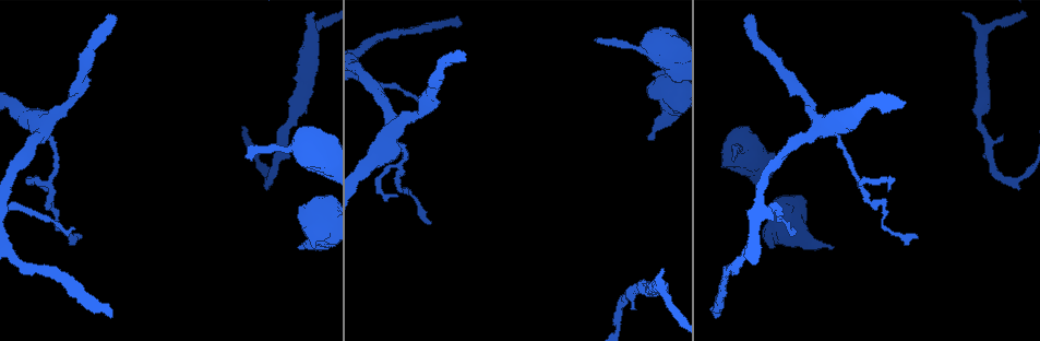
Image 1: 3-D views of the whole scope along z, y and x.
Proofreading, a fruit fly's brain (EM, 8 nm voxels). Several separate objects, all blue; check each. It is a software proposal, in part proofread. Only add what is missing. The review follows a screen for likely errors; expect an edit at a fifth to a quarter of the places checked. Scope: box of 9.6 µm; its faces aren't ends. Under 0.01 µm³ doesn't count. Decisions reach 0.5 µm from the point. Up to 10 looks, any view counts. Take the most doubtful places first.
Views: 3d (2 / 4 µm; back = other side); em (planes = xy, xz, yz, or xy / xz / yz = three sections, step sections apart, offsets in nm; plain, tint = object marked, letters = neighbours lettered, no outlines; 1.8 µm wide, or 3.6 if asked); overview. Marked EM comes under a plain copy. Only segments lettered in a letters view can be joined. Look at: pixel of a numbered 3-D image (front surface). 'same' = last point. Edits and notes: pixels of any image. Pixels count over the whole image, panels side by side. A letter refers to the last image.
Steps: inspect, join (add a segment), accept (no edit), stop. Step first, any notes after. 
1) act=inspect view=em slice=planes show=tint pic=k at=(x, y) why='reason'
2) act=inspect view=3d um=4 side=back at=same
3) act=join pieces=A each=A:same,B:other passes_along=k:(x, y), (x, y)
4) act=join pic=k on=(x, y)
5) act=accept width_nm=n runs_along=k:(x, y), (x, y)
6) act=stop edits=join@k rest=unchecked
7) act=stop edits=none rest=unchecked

act=inspect view=3d um=4 side=back pic=1 at=(733, 154) why='an open end'

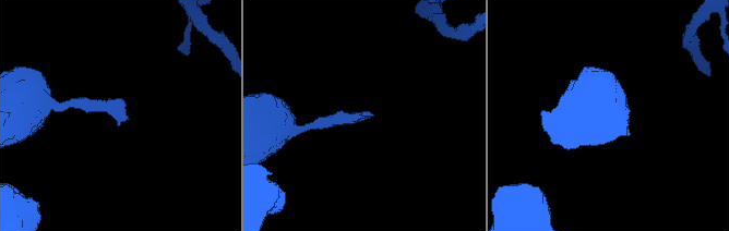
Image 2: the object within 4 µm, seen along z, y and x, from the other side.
act=inspect view=em slice=yz step=16 show=tint pic=2 at=(373, 114)

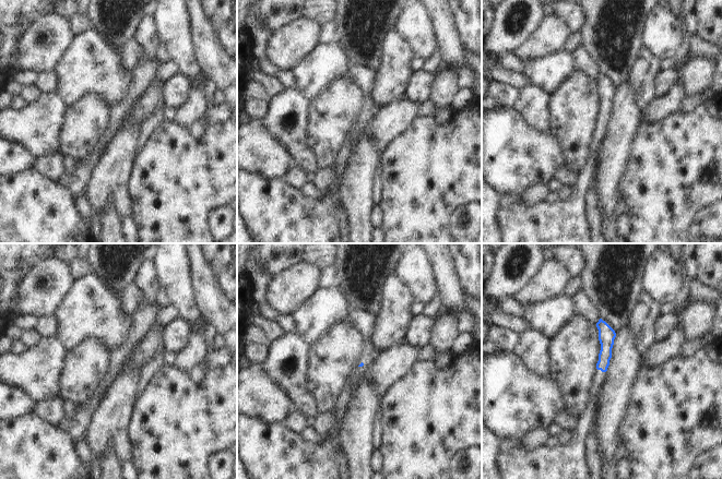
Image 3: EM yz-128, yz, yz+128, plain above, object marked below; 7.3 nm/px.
act=inspect view=em slice=planes show=letters at=same why='another direction'

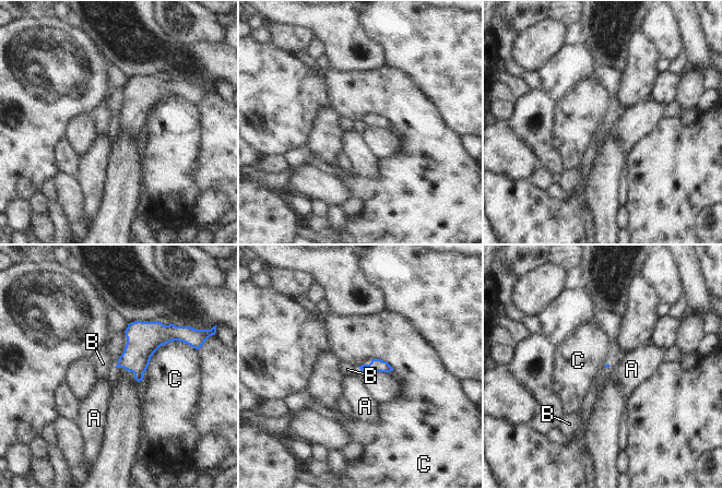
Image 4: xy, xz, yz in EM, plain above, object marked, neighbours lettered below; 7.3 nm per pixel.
act=accept each=A:other,B:other,C:other border=4:(188, 344), (163, 344), (144, 371) found='no lettered segment goes on from it'

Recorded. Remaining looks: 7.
act=inspect view=em slice=planes show=tint pic=1 at=(650, 137) why='end of a long branch'

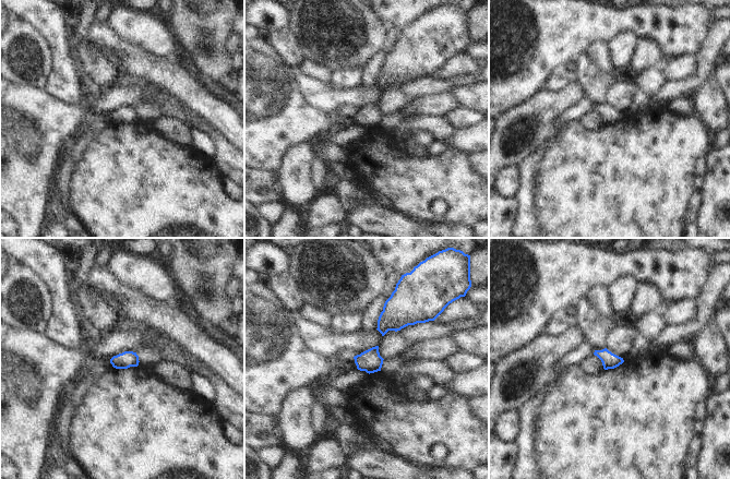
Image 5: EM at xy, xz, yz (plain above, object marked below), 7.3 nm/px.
act=inspect view=em slice=planes show=letters at=same

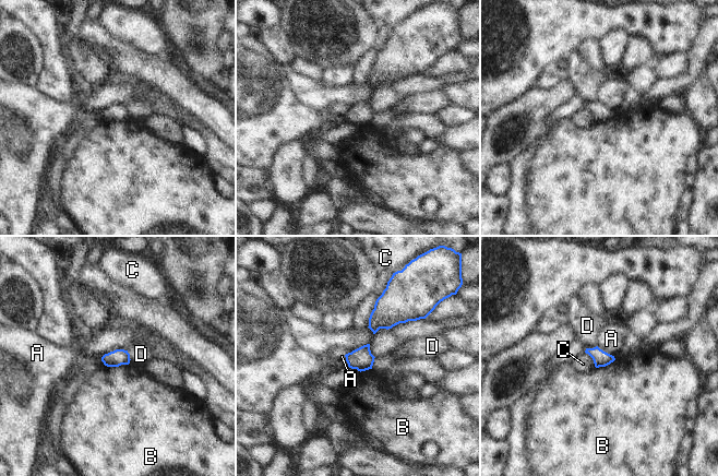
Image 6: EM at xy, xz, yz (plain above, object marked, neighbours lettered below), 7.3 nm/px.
act=accept longest_contact=A:220nm each=A:other,B:other,C:other,D:other found='none of them fits'

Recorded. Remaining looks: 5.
act=inspect view=em slice=xy step=16 show=letters pic=1 at=(752, 19) why='long arm stops here'

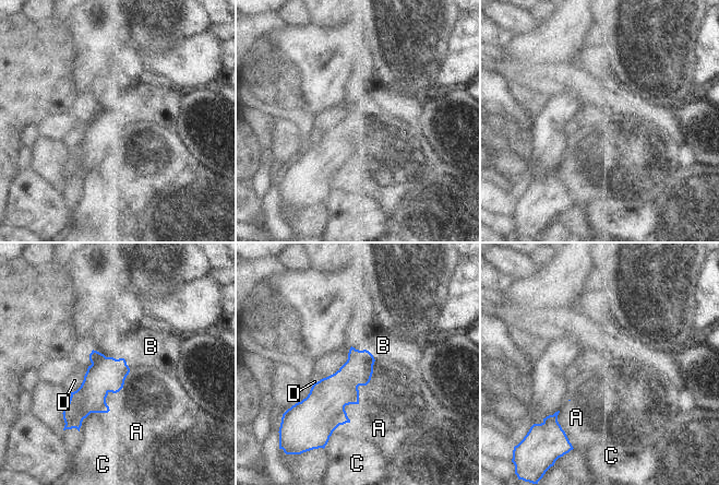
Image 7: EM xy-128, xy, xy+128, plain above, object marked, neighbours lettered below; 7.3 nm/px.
act=inspect view=em slice=planes show=letters at=same why='another direction'

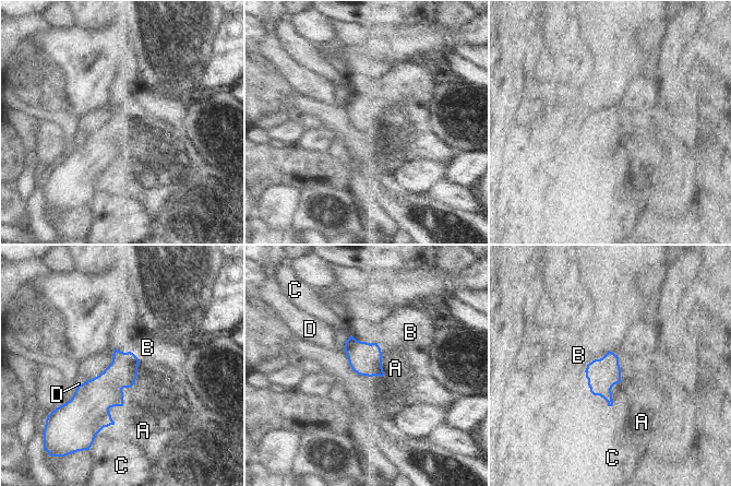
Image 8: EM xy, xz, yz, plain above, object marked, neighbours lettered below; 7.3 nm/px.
act=join pic=8 on=(402, 334) each=A:other,B:same,C:other,D:other passes_along=8:(366, 359), (369, 343), (402, 334) found='the neuron continues'

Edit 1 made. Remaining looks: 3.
act=inspect view=overview

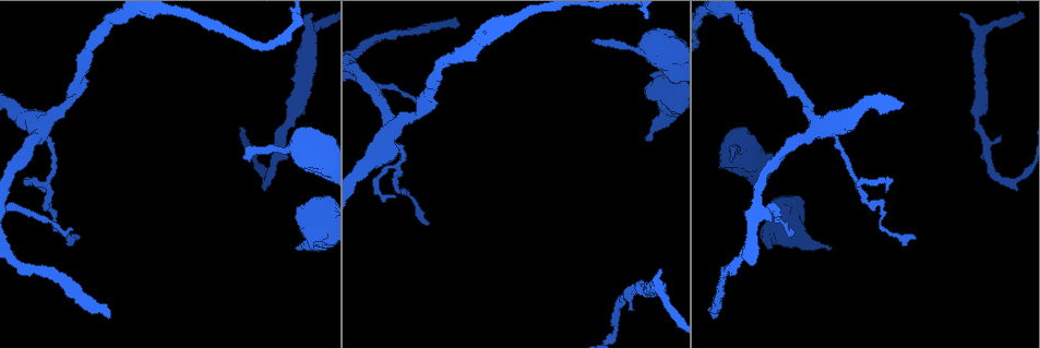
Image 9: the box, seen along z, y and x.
act=inspect view=em slice=planes show=letters pic=9 at=(456, 24) why='an open end'

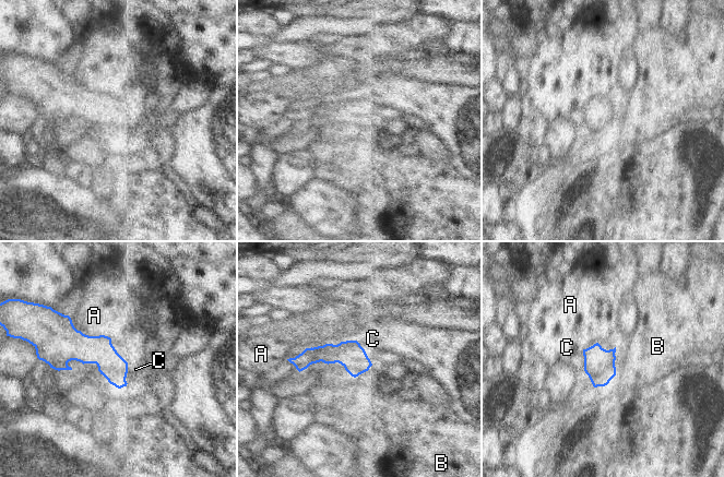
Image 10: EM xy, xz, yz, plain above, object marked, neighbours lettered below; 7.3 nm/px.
act=join pic=10 on=(372, 338) width_nm=200 each=A:other,B:other,C:same passes_along=10:(349, 354), (365, 352), (372, 338) found='the neuron continues'

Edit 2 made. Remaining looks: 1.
act=stop edits=join@8,join@10 rest=unchecked

